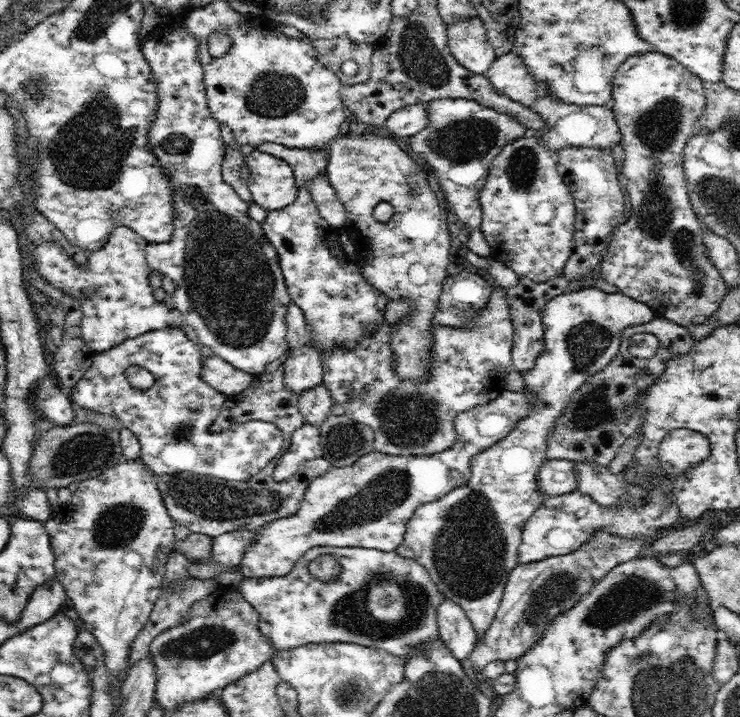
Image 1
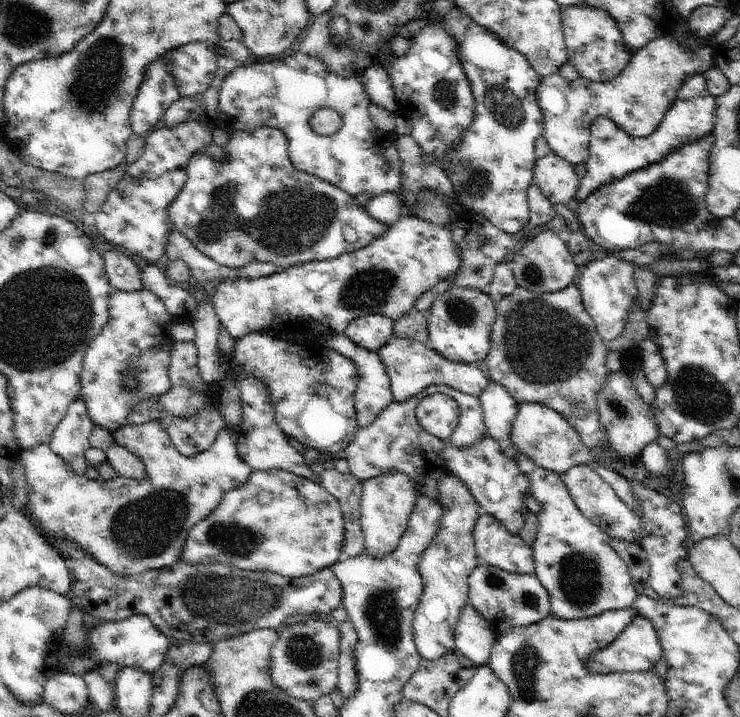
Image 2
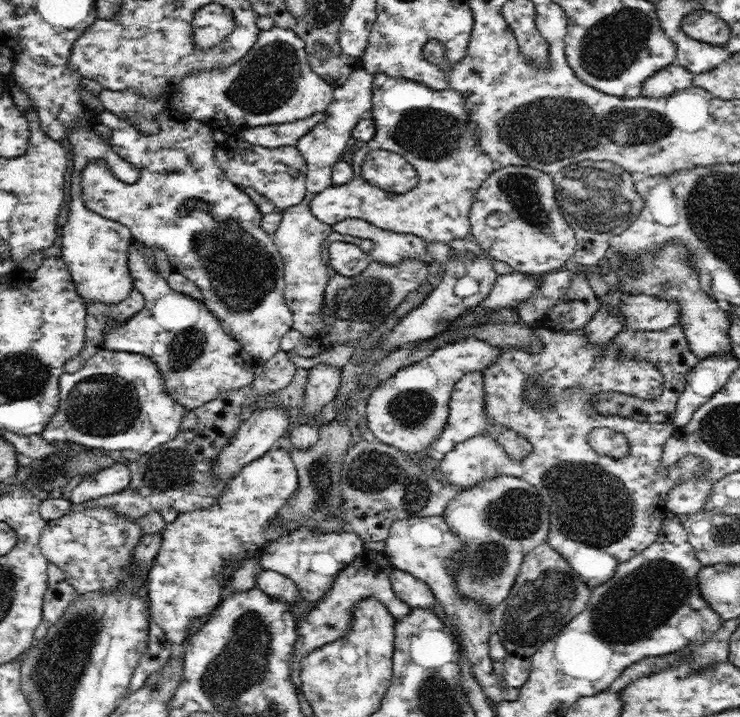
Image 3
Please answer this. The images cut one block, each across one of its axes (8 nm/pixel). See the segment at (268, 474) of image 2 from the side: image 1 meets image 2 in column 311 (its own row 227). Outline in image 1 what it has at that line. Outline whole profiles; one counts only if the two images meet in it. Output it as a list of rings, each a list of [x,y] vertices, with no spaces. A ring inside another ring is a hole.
[[[526,134],[502,148],[502,152],[489,164],[479,203],[483,212],[480,230],[491,248],[489,258],[503,262],[520,278],[528,278],[538,284],[554,279],[564,272],[566,261],[573,252],[575,201],[563,177],[559,175],[556,156],[537,136]]]

